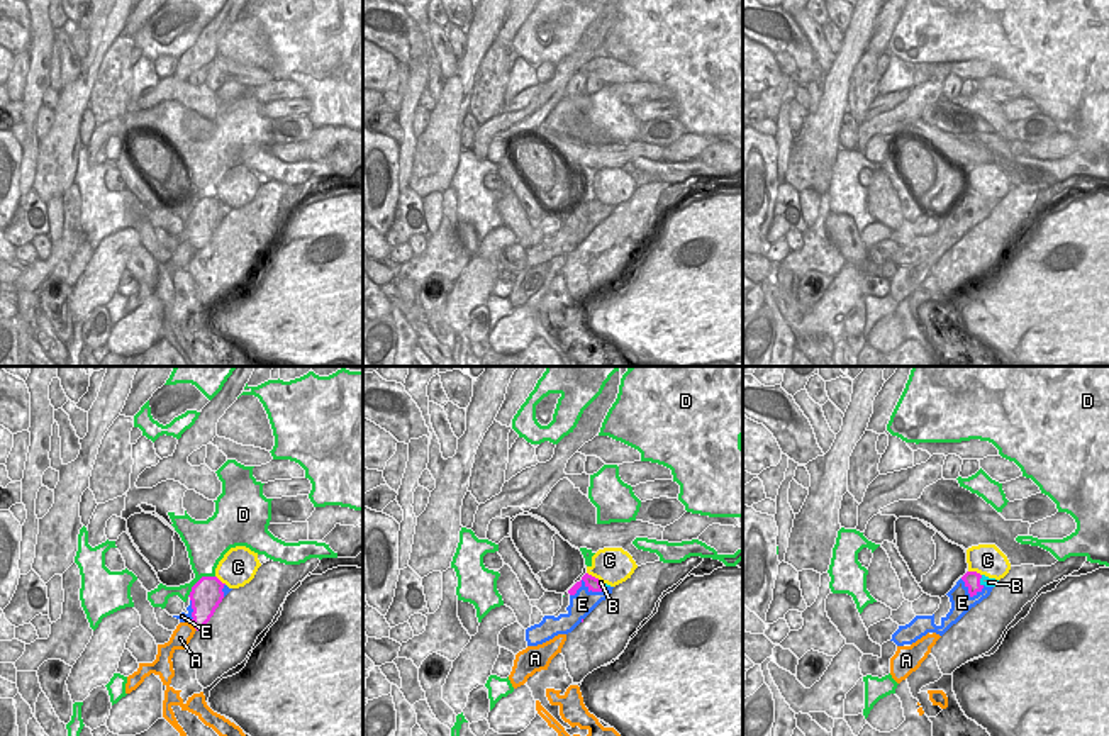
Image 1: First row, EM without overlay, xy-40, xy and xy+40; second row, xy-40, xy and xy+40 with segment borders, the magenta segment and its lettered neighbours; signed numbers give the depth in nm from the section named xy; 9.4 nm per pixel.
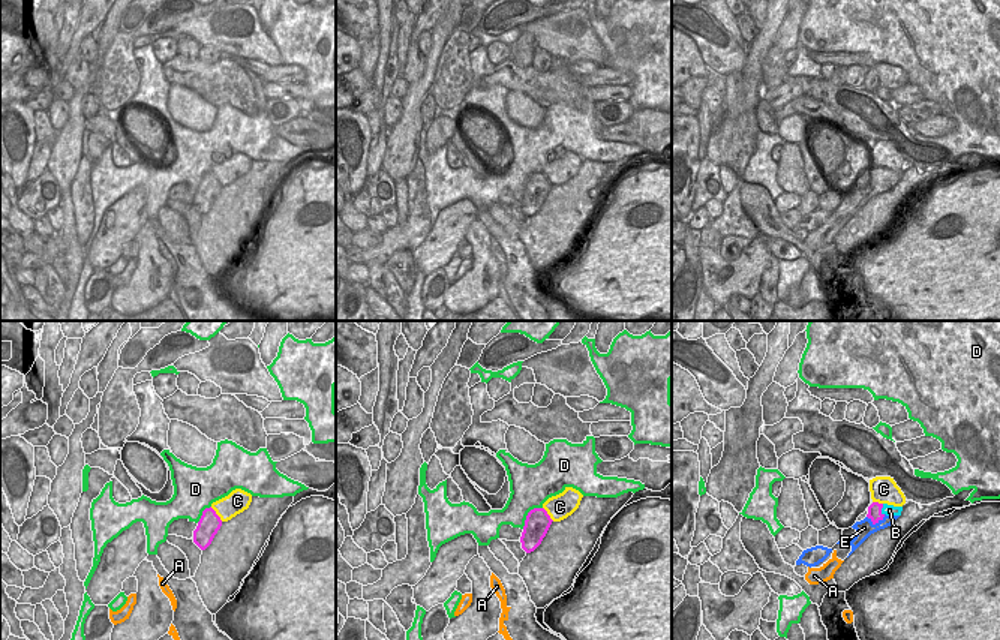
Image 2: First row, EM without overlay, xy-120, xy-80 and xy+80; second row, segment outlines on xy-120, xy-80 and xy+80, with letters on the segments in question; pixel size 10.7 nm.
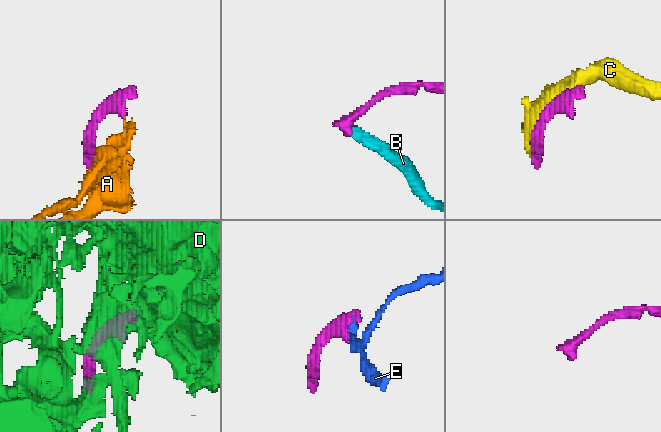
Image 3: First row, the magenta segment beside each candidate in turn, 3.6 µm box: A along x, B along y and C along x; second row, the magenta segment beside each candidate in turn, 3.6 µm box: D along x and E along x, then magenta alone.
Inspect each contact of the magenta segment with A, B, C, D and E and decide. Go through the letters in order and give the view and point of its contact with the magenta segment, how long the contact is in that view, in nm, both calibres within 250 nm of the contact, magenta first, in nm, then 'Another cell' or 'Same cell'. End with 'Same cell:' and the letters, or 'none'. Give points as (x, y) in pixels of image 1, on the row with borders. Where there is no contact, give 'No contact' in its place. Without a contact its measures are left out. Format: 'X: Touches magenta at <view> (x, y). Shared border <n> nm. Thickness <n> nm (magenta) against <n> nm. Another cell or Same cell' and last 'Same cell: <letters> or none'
A: Touches magenta at xy-40 (195, 628). Shared border 70 nm. Thickness 240 nm (magenta) against 190 nm. Another cell
B: Touches magenta at xy+40 (979, 580). Shared border 110 nm. Thickness 160 nm (magenta) against 100 nm. Another cell
C: Touches magenta at xy (594, 577). Shared border 170 nm. Thickness 130 nm (magenta) against 360 nm. Another cell
D: Touches magenta at xy-40 (199, 580). Shared border 340 nm. Thickness 300 nm (magenta) against 300 nm. Another cell
E: Touches magenta at xy (589, 589). Shared border 360 nm. Thickness 130 nm (magenta) against 220 nm. Another cell
Same cell: none.

